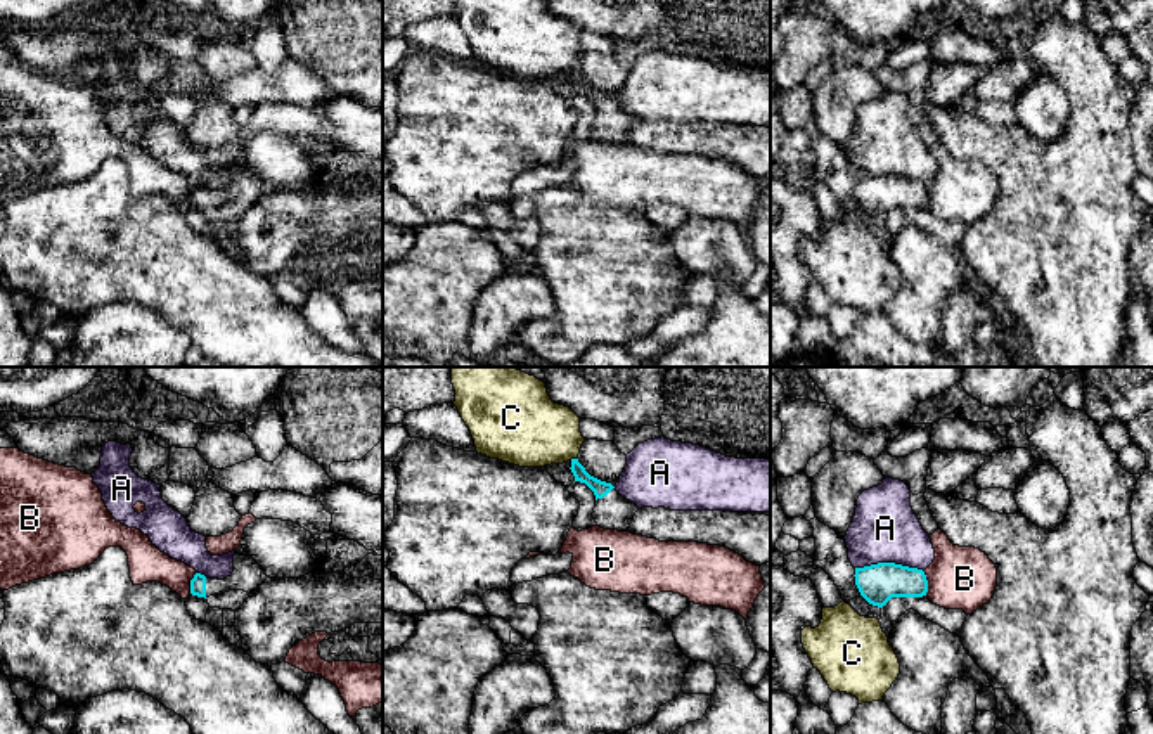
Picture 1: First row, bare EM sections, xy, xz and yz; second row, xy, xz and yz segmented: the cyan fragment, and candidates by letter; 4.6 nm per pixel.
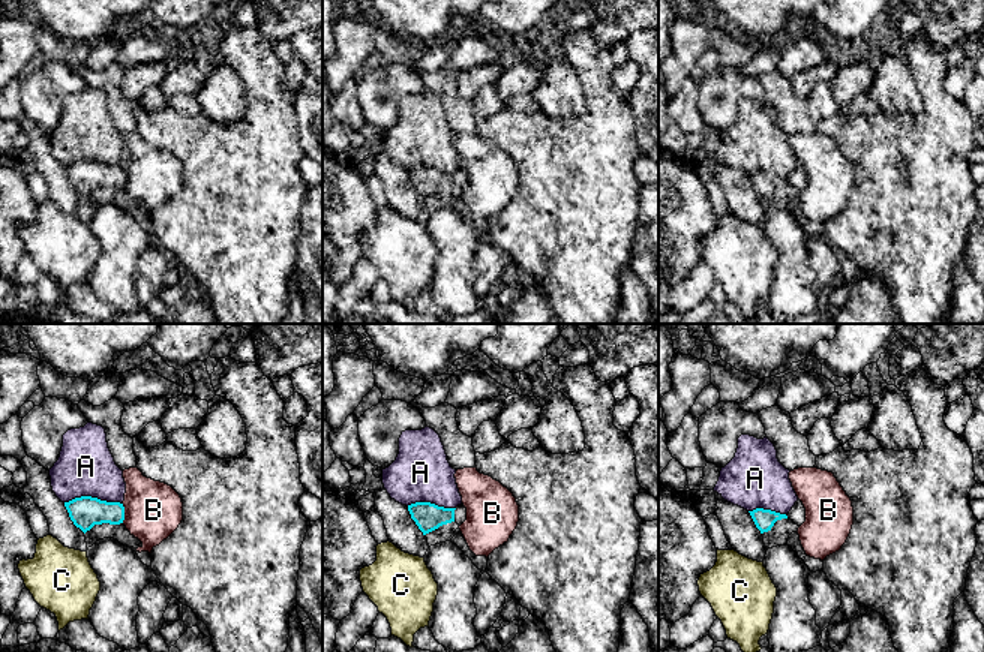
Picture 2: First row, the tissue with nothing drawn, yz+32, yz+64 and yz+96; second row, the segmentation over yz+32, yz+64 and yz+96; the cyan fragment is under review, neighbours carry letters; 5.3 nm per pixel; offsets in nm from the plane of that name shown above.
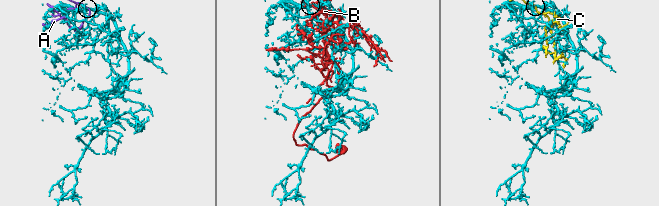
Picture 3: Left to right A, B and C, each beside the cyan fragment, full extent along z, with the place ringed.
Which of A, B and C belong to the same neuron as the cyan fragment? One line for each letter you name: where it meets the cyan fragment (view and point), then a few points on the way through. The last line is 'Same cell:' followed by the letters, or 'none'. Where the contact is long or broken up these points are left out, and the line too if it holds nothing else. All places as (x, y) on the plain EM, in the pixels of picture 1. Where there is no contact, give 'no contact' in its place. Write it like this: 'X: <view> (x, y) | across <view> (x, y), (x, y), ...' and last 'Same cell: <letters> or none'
Same cell: none

